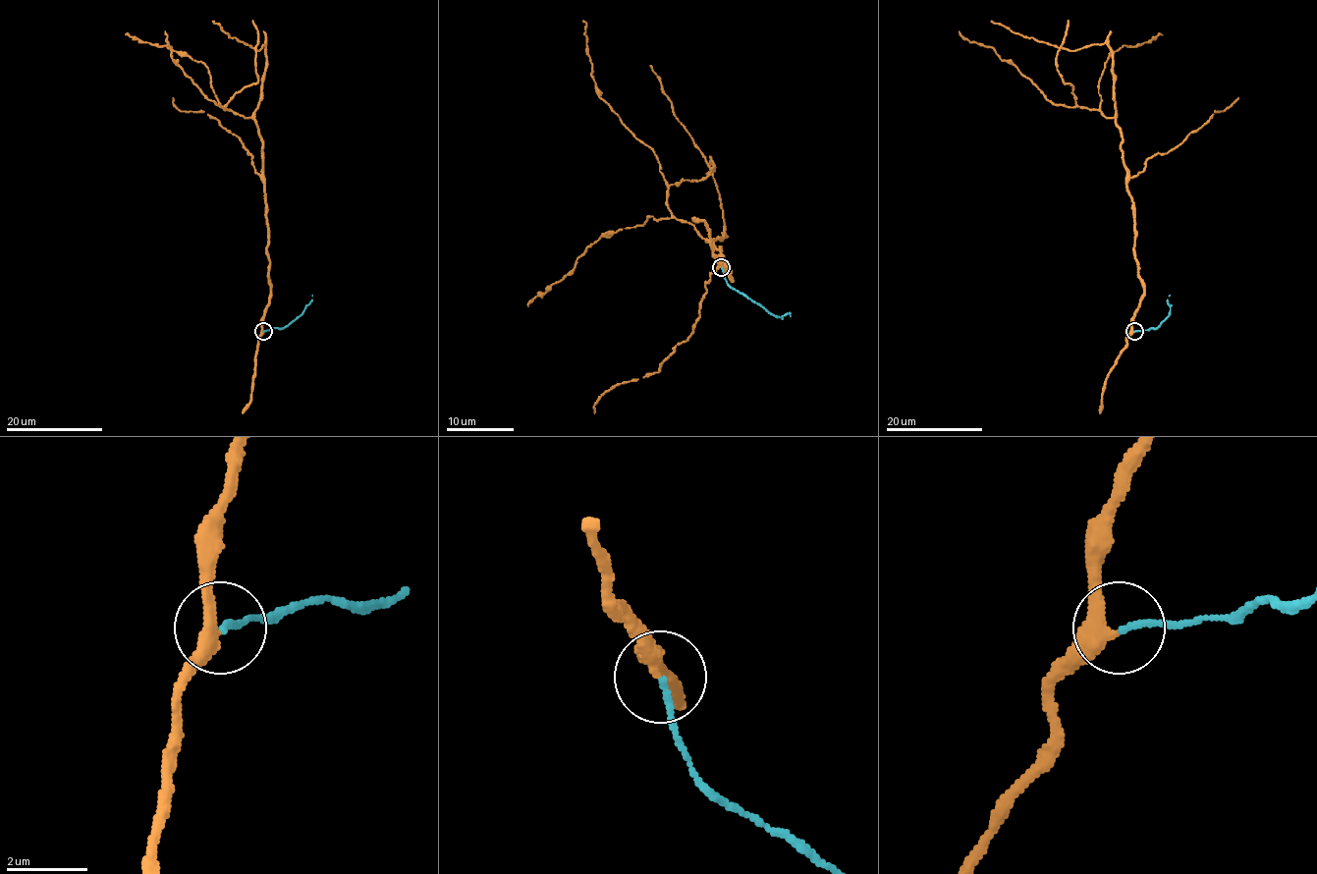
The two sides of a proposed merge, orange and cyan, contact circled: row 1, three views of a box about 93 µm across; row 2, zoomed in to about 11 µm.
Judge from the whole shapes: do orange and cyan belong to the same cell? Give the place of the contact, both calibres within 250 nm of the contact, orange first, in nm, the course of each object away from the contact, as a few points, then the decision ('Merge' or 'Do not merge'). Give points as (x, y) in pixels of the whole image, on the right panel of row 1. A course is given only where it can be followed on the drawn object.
Place: (1134, 331). Thickness 320 nm (orange) against 140 nm. Course of orange: (1133, 331), (1143, 280), (1114, 117), (1053, 104), (991, 47), (970, 42), (959, 31). Course of cyan: (1134, 331), (1156, 328), (1164, 321), (1170, 313), (1170, 295). Merge

